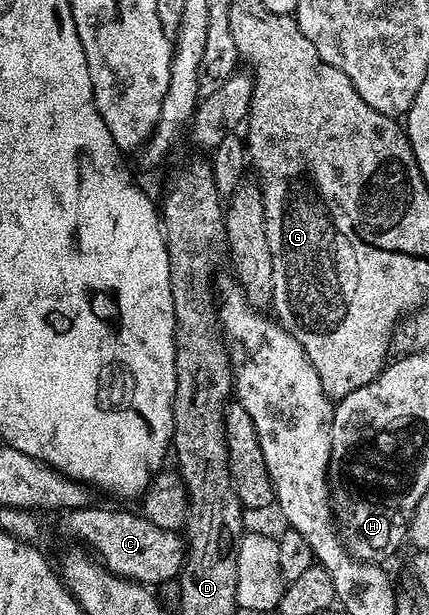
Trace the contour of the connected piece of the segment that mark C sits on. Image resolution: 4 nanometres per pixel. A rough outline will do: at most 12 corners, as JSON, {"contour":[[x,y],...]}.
{"contour":[[131,510],[66,511],[67,530],[117,576],[178,579],[182,533]]}

